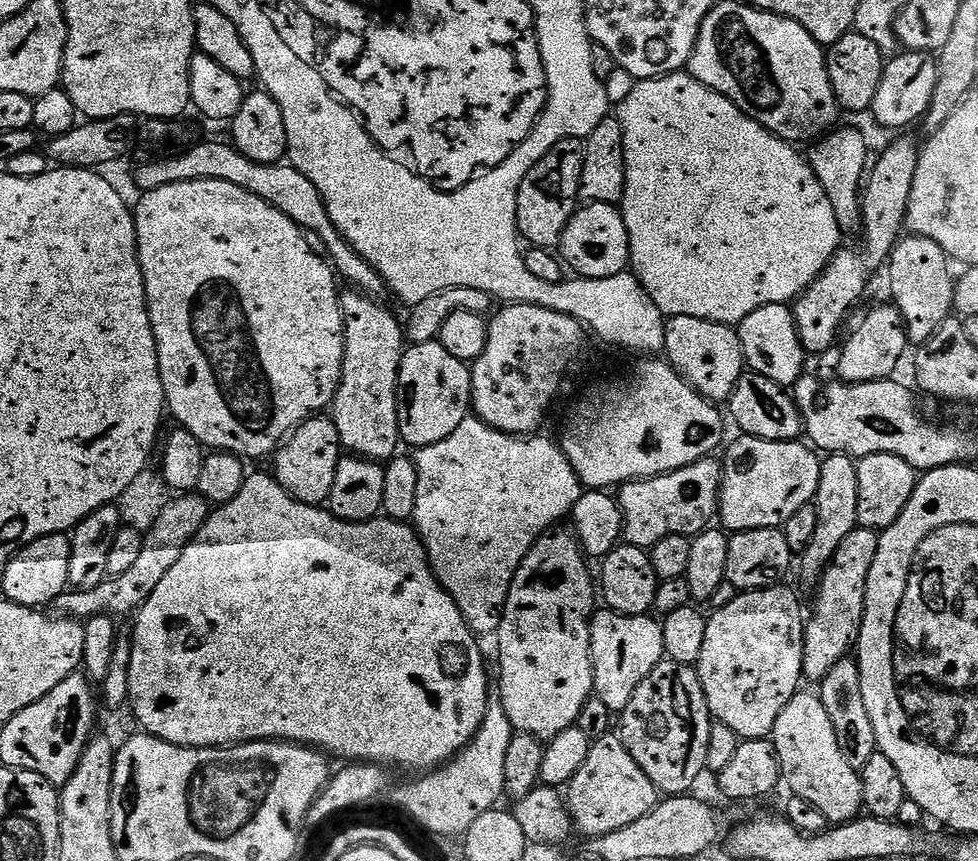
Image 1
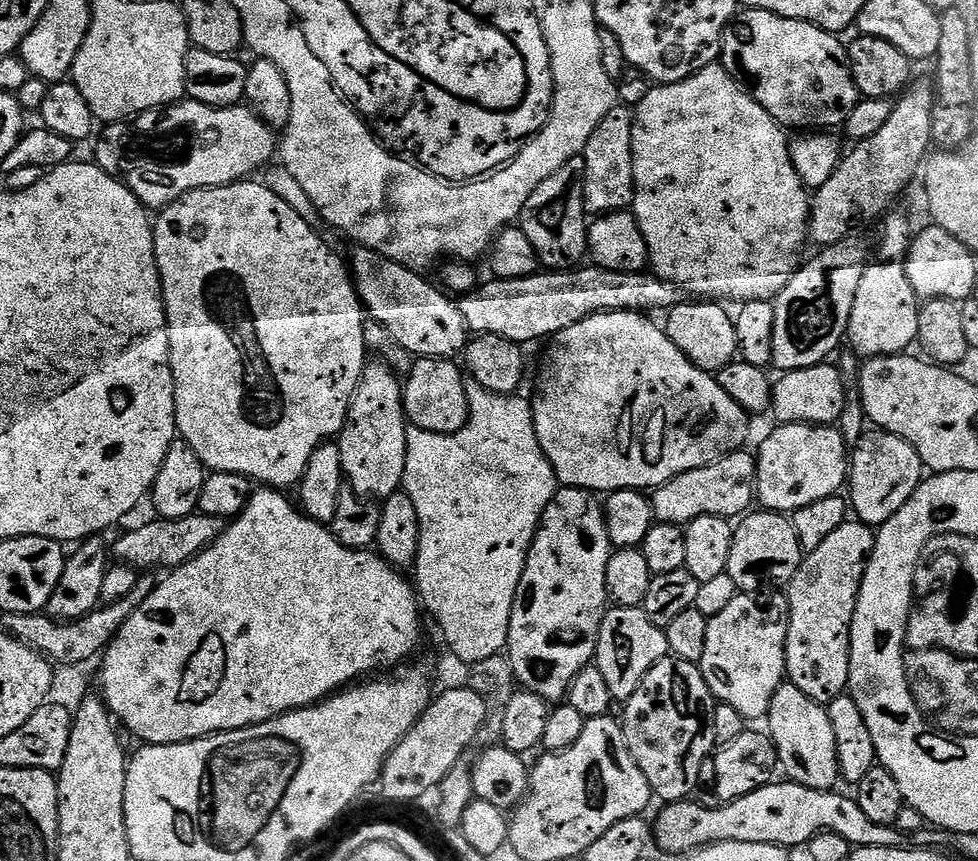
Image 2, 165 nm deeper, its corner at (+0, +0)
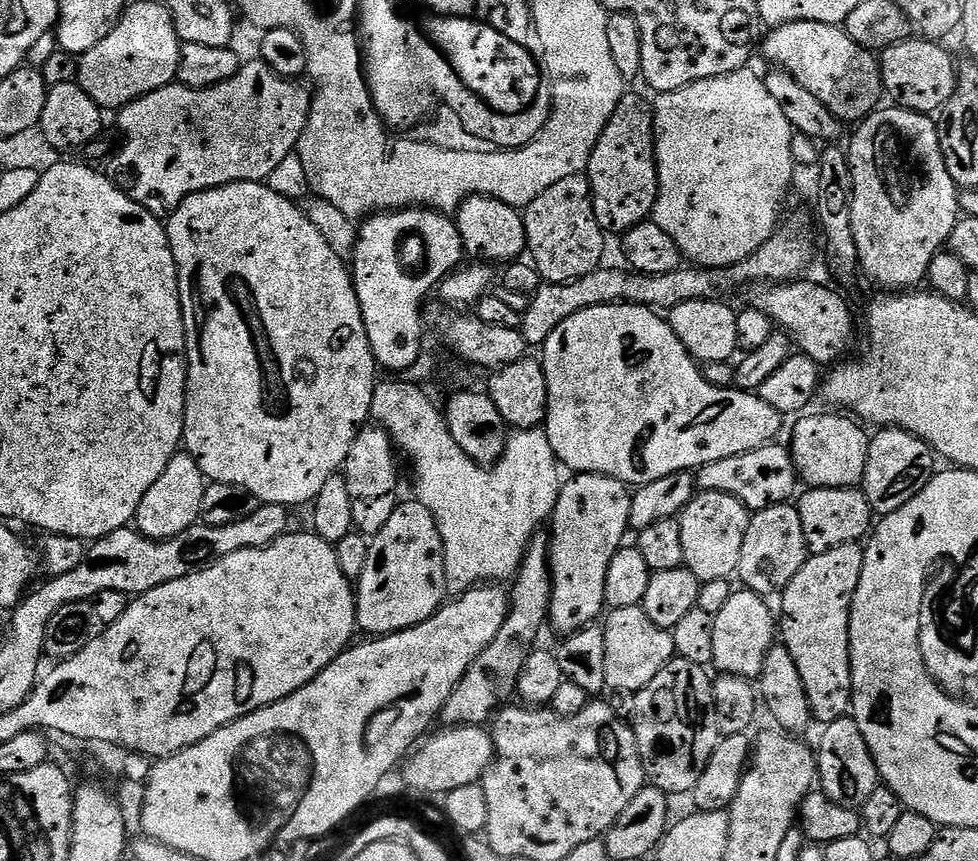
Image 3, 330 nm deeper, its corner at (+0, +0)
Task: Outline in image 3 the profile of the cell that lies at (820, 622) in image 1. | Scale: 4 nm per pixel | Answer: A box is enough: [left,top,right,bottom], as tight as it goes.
[778,543,864,725]

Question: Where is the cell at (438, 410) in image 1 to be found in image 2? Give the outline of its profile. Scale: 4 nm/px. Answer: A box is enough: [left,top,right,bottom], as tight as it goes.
[403,356,468,434]

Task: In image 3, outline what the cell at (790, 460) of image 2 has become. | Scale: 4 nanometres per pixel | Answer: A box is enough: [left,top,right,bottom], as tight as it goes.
[790,411,869,488]

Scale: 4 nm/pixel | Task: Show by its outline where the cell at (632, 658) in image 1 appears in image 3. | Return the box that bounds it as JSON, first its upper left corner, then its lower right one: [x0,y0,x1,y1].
[602,607,676,694]

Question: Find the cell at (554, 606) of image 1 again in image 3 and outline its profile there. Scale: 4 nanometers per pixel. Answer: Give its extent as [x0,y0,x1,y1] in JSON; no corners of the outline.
[548,472,632,634]

